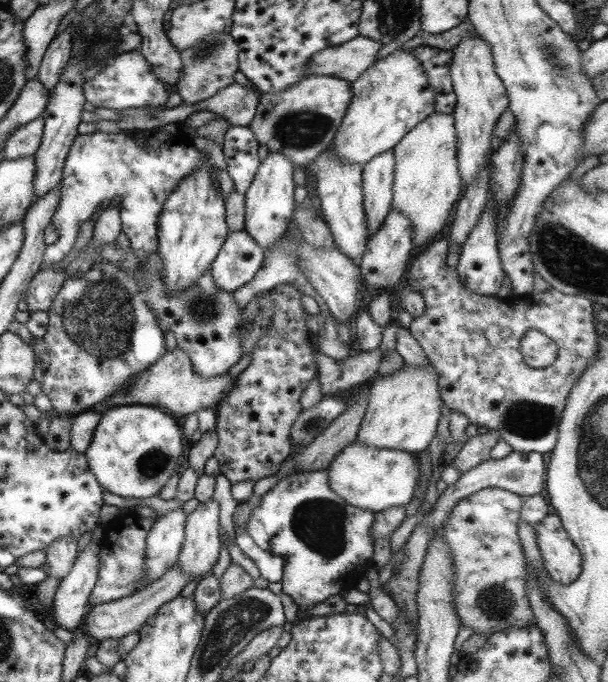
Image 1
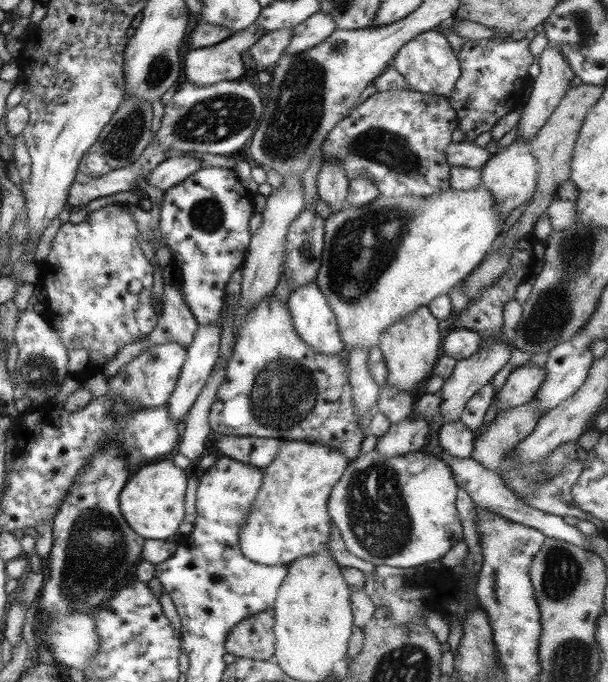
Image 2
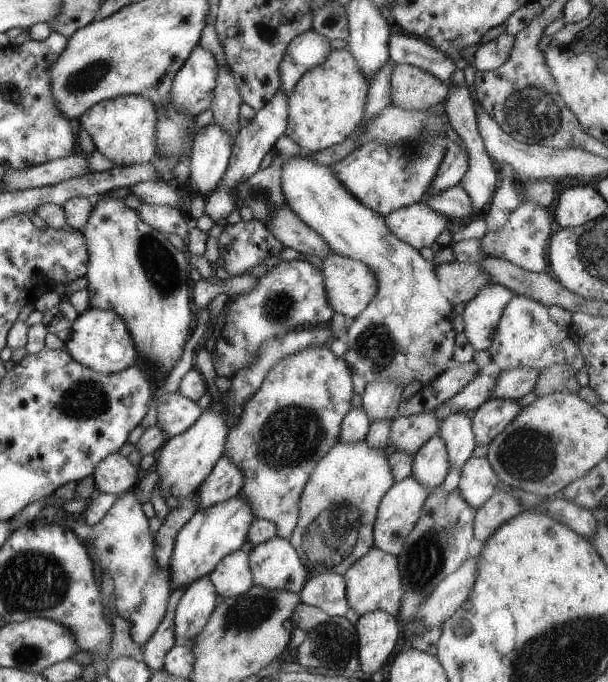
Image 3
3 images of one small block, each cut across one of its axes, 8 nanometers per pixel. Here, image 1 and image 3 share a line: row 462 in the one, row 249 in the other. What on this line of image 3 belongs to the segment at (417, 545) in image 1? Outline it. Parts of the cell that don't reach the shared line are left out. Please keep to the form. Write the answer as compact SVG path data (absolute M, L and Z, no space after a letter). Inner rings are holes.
M522 201L498 230L488 231L479 241L486 257L502 259L527 271L541 273L548 271L546 247L549 246L550 234L552 234L552 220L550 220L548 209L532 201Z

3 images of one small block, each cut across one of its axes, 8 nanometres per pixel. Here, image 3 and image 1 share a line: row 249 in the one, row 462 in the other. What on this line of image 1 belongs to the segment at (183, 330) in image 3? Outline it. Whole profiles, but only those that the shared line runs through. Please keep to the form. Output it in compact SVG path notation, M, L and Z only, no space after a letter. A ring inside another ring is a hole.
M134 404L108 408L100 419L94 431L94 438L85 452L89 471L94 474L102 487L122 498L145 498L146 500L150 496L156 496L172 478L174 471L182 470L178 469L179 456L184 452L184 436L181 429L181 422L177 418L152 405Z

